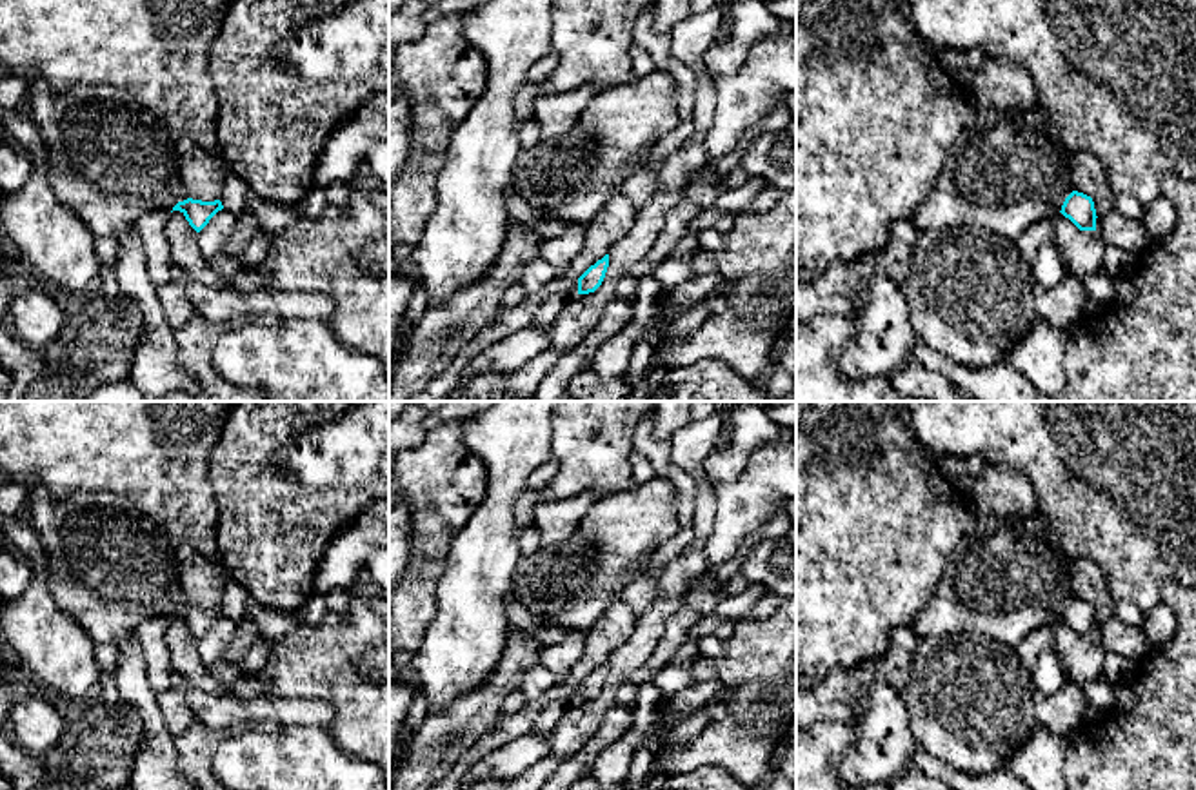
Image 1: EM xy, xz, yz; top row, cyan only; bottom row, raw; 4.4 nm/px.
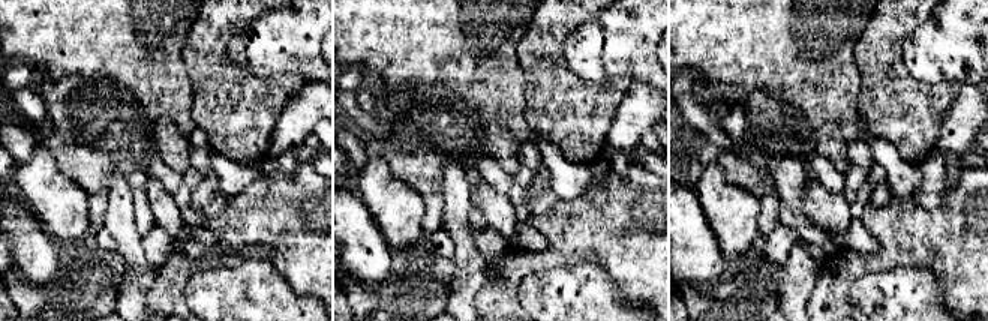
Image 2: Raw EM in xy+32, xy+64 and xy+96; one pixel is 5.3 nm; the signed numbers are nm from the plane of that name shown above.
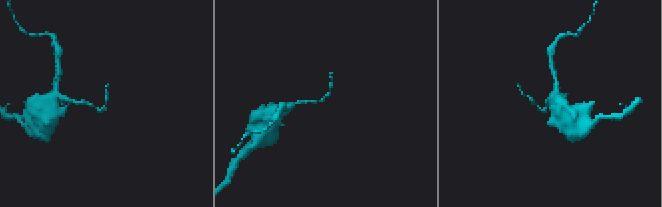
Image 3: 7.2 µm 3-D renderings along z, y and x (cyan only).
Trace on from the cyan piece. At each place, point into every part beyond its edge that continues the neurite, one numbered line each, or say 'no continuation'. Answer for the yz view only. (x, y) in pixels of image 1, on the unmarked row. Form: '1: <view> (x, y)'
no continuation

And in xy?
no continuation

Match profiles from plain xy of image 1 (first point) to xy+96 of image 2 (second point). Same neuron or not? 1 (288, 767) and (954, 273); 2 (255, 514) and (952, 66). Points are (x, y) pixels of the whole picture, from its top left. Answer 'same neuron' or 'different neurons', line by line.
1: different neurons
2: different neurons

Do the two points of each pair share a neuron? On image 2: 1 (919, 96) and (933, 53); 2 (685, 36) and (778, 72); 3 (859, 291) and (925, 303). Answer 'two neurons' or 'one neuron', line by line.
1: two neurons
2: one neuron
3: one neuron

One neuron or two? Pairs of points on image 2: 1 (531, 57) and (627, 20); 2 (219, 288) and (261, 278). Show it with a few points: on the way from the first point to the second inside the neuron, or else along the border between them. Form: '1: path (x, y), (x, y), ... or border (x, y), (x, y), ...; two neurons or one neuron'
1: border (589, 20), (564, 44), (565, 63), (577, 75); two neurons
2: path (230, 288), (251, 288); one neuron

